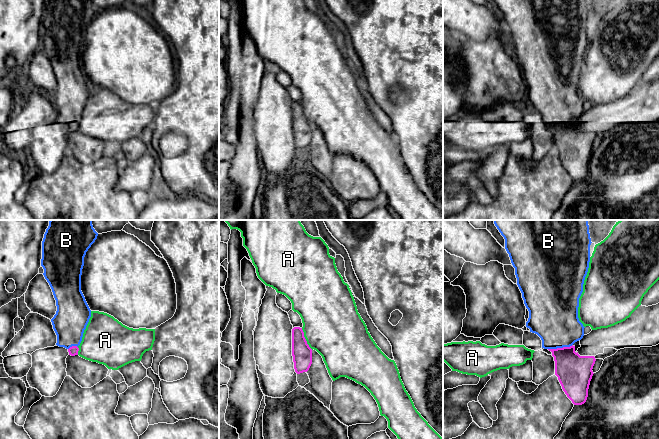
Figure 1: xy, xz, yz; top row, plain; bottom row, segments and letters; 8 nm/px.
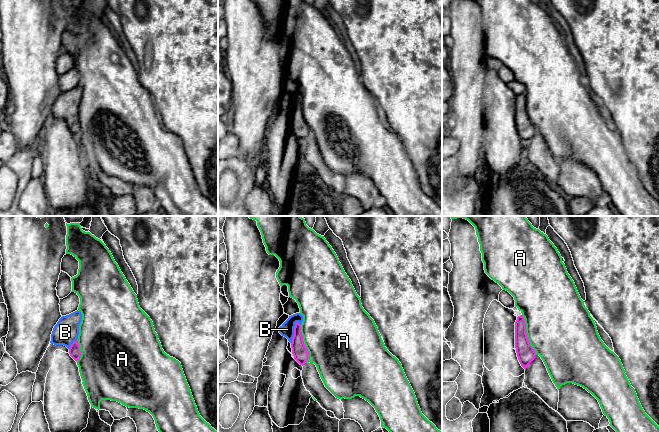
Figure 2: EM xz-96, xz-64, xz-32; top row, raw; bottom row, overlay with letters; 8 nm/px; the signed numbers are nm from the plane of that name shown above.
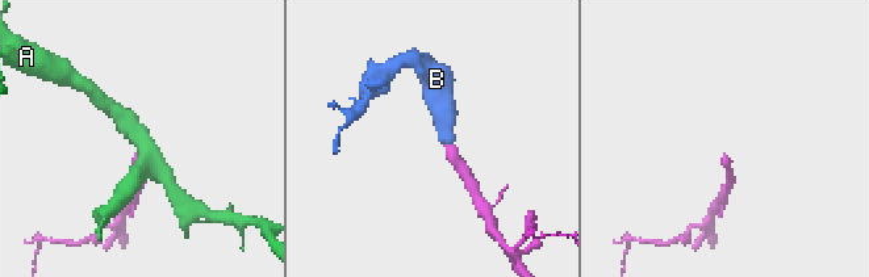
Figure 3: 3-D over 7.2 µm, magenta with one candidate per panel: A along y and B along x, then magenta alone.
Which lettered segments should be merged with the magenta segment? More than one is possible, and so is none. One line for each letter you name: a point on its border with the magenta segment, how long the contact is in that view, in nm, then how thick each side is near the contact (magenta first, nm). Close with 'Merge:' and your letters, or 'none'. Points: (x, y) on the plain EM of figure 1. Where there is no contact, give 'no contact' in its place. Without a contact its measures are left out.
B: contact yz (560, 124); length 200 nm; calibres 280 and 380 nm
Merge: B

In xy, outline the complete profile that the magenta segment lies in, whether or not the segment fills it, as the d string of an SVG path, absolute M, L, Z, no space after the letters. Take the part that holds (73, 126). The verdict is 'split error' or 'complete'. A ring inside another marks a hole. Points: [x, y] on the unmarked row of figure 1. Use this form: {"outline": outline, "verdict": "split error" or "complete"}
{"outline": "M49 0L42 17L43 51L52 65L57 82L56 90L51 95L57 111L56 121L66 124L71 132L78 131L78 122L91 93L91 86L81 67L81 51L86 28L97 12L92 0Z", "verdict": "split error"}

